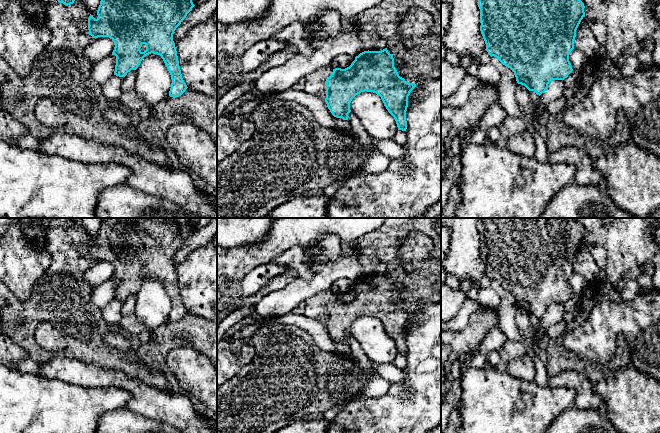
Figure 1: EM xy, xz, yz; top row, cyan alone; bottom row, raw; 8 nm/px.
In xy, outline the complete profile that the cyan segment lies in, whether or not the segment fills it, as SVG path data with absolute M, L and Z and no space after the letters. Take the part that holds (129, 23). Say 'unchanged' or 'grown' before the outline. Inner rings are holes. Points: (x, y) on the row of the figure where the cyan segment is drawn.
unchanged; M101 0L98 17L95 19L90 14L88 18L89 35L93 38L109 37L114 42L114 75L119 77L136 70L145 56L151 53L160 55L172 79L169 96L176 98L188 87L182 78L173 34L194 6L192 0Z

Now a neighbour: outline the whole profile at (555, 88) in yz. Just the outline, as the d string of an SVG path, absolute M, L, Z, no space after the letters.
M552 80L548 84L547 90L539 96L537 102L535 103L536 111L542 111L551 101L561 97L563 89L563 80Z

